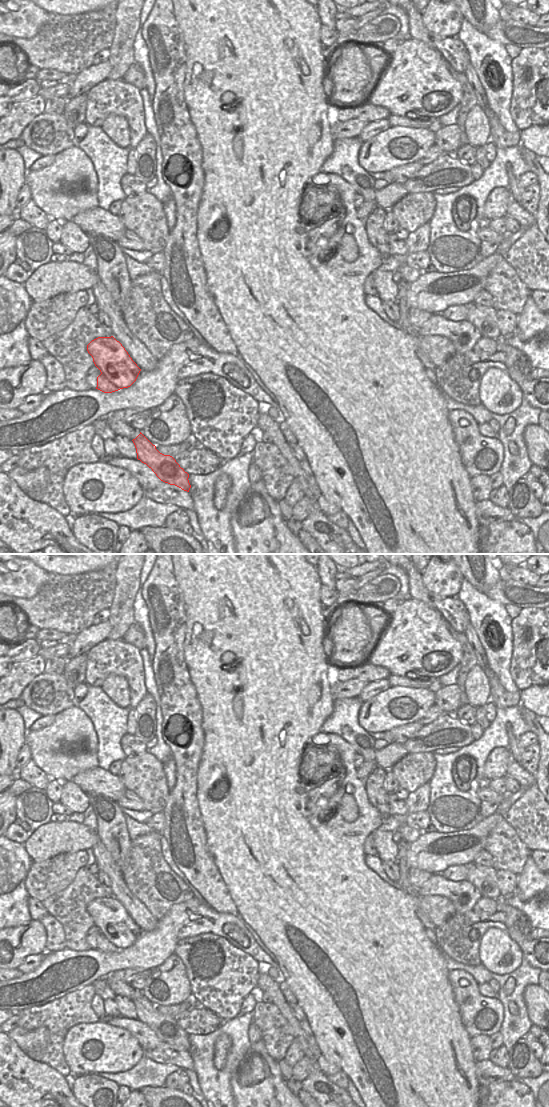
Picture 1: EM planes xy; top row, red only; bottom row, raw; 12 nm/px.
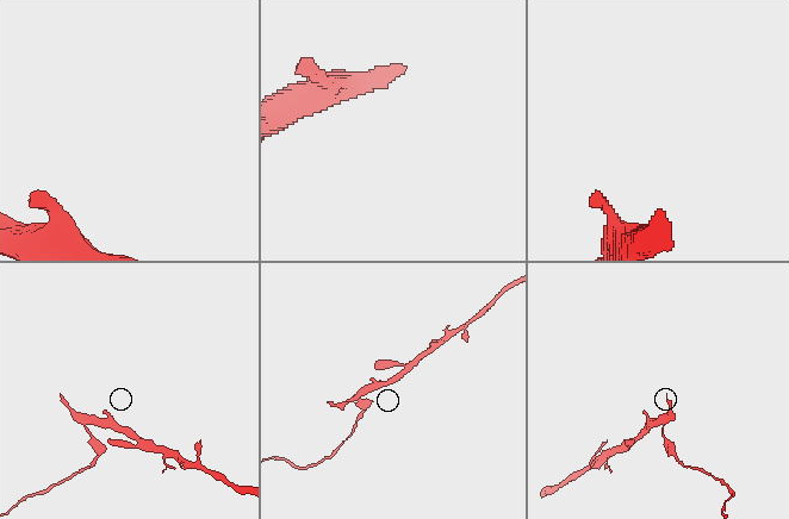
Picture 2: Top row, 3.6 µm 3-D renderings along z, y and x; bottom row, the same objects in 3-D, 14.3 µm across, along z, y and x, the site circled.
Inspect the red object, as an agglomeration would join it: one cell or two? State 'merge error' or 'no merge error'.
merge error

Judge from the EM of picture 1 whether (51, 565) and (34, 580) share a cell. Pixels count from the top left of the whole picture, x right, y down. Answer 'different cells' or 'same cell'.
different cells

